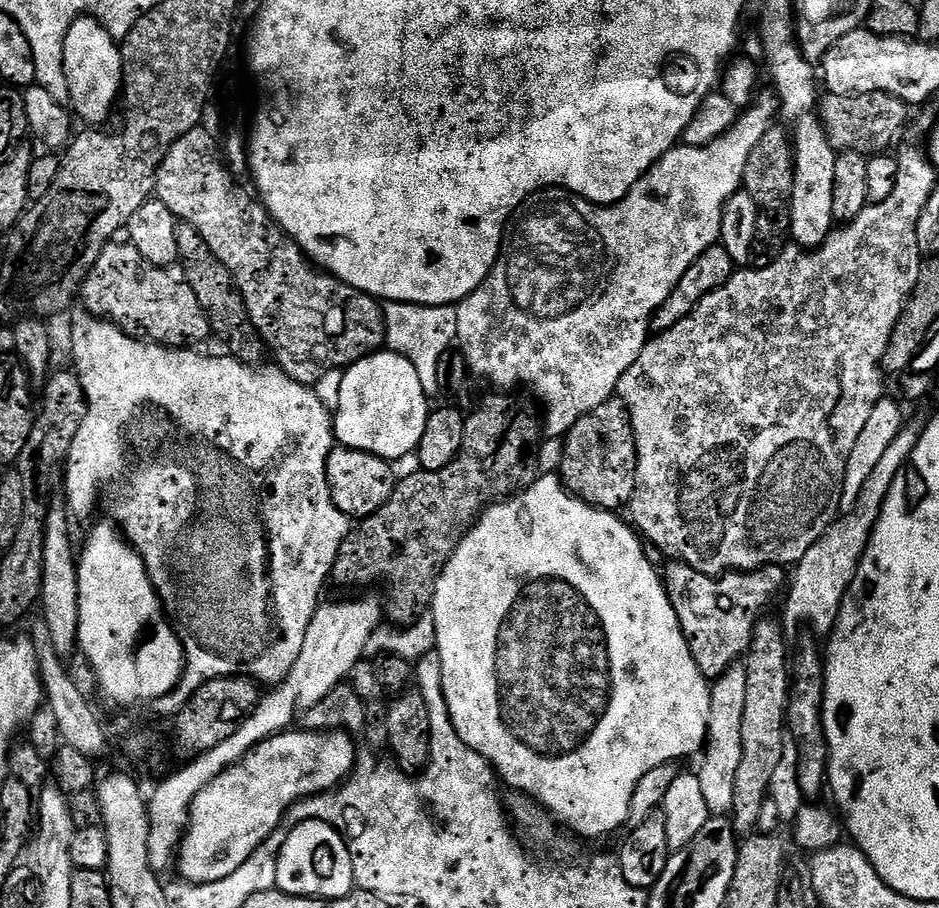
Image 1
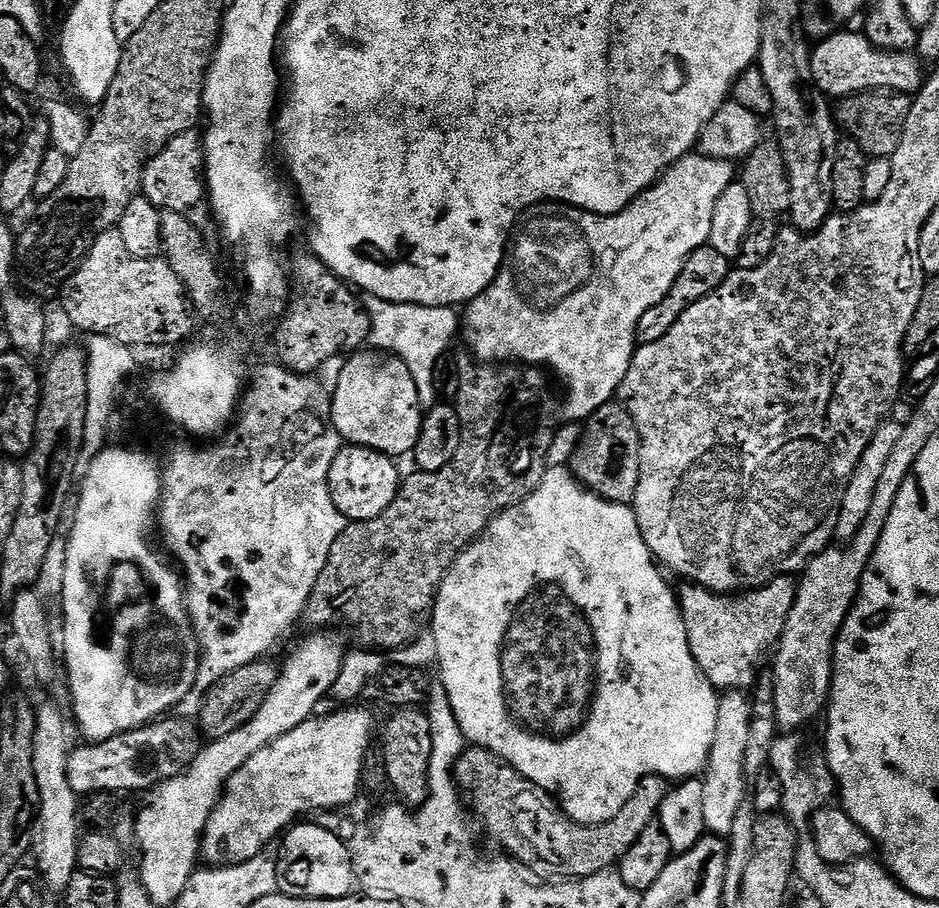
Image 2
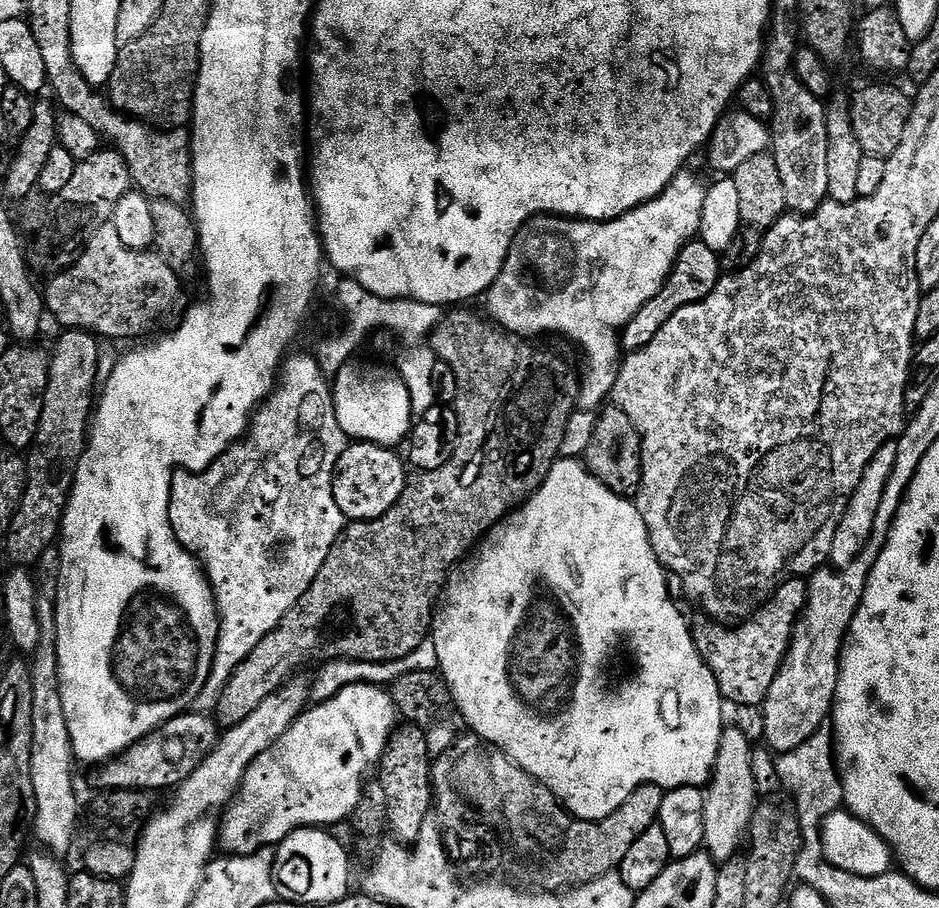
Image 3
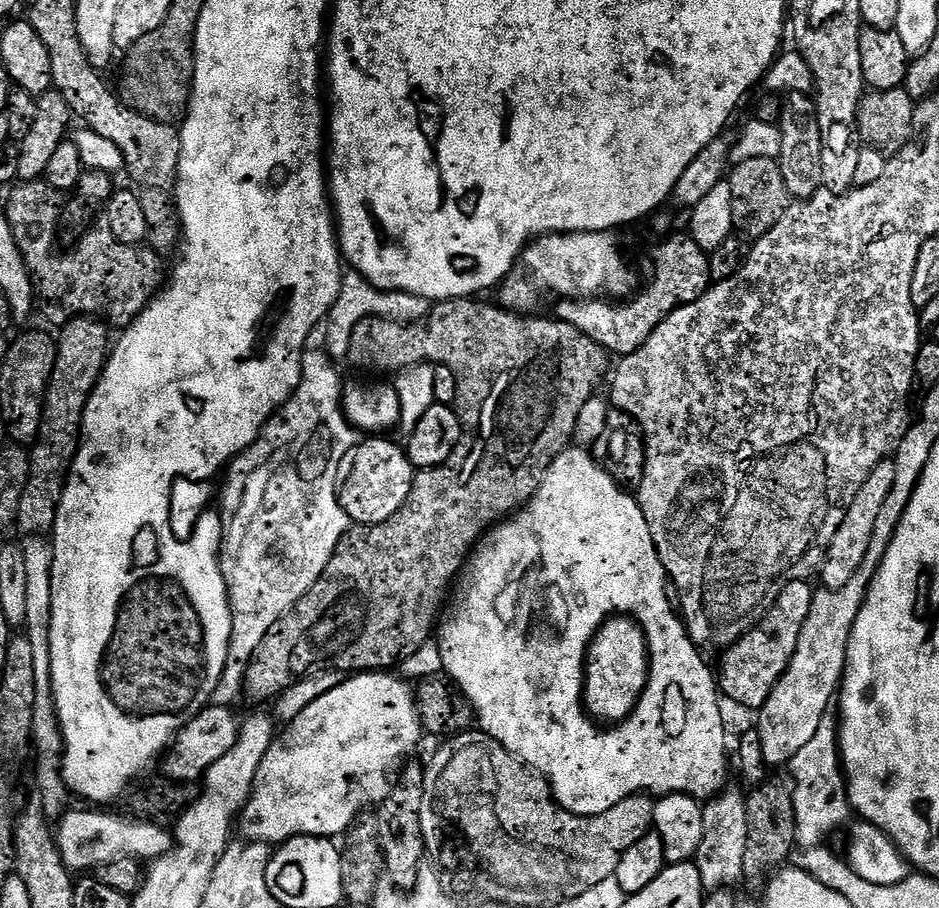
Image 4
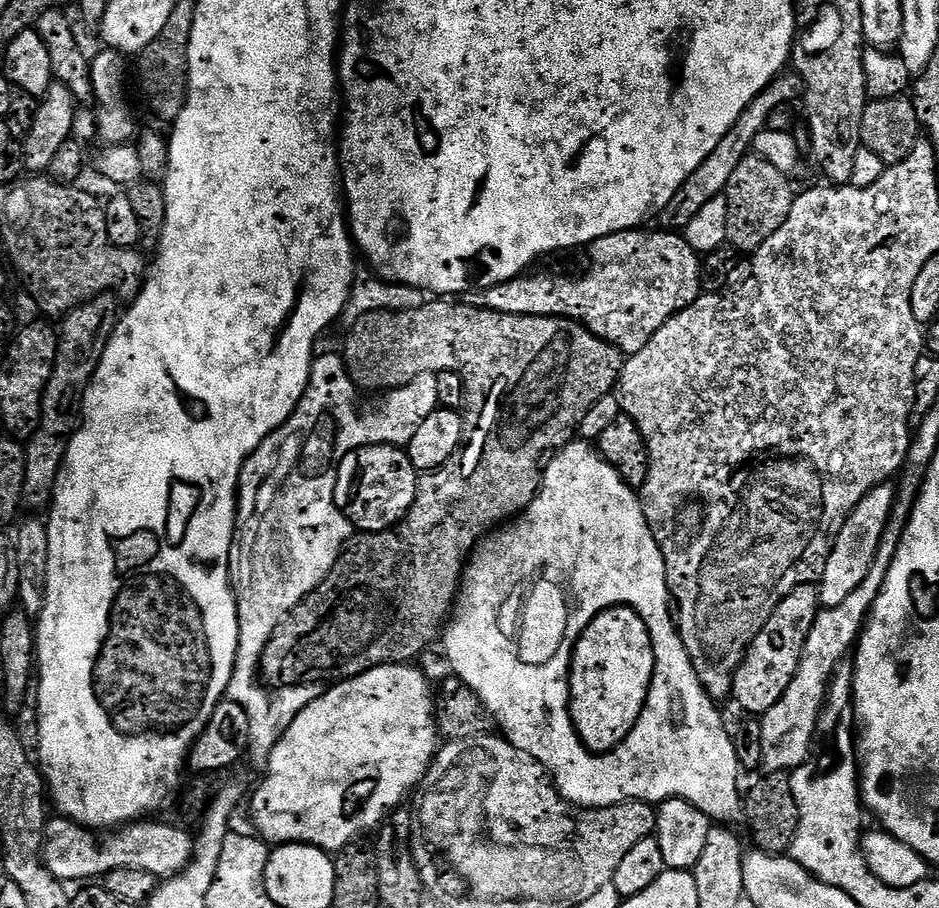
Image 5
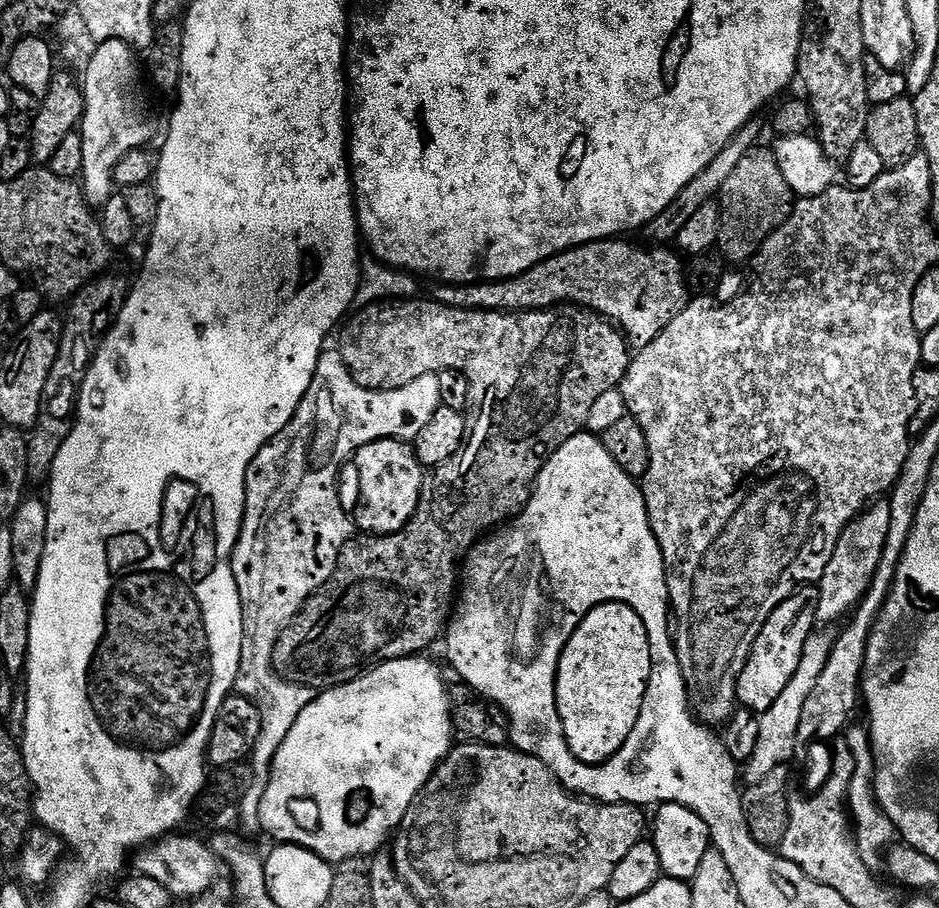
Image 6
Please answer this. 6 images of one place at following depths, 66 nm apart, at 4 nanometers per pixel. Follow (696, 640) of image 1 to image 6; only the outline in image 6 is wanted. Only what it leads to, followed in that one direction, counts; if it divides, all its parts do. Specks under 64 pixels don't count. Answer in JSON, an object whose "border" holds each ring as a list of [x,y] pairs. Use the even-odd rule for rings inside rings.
{"border":[[[805,586],[783,600],[774,614],[766,618],[766,626],[762,626],[750,658],[738,678],[736,698],[739,707],[762,714],[770,710],[774,702],[778,702],[778,694],[782,694],[782,690],[786,690],[786,682],[794,678],[794,670],[798,670],[798,662],[802,662],[802,650],[806,650],[806,642],[817,627],[816,607],[819,601],[819,591],[815,587]]]}

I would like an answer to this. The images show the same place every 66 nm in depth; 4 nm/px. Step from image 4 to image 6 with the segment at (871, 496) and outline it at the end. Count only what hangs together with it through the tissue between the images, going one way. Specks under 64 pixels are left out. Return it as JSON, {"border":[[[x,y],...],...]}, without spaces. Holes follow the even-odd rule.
{"border":[[[884,498],[865,508],[855,520],[851,520],[844,527],[838,538],[838,546],[834,546],[830,566],[826,566],[818,582],[820,601],[816,607],[816,619],[821,625],[836,624],[840,619],[843,621],[856,608],[860,600],[869,595],[868,587],[871,586],[872,580],[877,579],[876,571],[882,559],[889,527],[890,504]]]}

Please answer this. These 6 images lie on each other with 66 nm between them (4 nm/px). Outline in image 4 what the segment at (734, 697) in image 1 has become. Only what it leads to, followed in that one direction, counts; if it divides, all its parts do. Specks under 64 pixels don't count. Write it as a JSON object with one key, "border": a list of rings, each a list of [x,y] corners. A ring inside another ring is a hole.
{"border":[[[725,790],[707,801],[703,810],[702,846],[696,851],[694,863],[705,889],[728,890],[733,887],[731,884],[740,884],[744,879],[743,858],[746,857],[747,834],[750,833],[745,793]]]}

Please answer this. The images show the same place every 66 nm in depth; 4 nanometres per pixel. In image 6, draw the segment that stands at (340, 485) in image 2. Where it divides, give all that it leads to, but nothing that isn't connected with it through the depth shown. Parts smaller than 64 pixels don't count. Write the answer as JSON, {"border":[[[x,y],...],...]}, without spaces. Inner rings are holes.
{"border":[[[375,440],[356,451],[355,464],[356,480],[360,483],[354,511],[355,527],[373,536],[389,536],[405,528],[418,506],[426,479],[415,447],[402,440]]]}

